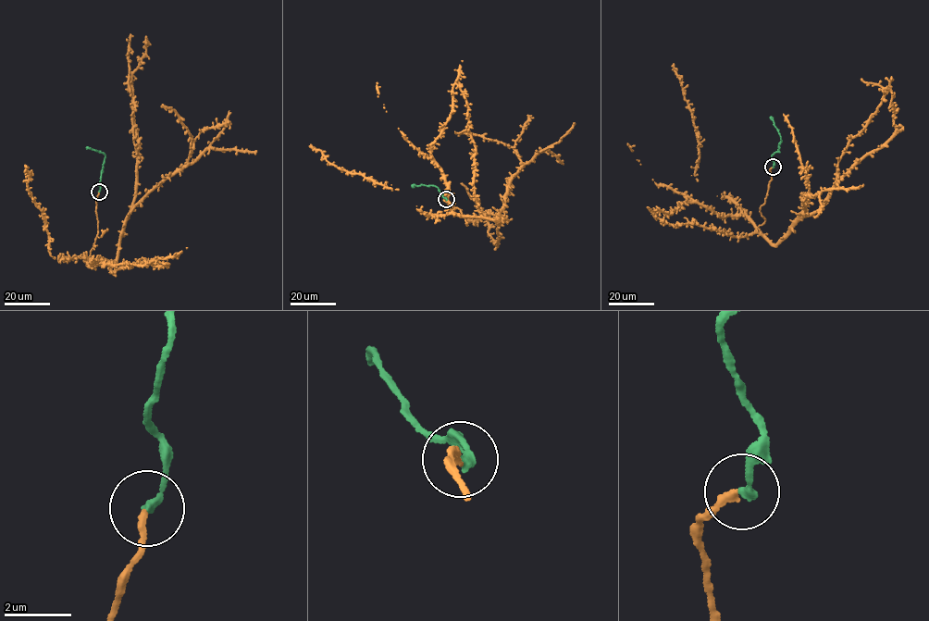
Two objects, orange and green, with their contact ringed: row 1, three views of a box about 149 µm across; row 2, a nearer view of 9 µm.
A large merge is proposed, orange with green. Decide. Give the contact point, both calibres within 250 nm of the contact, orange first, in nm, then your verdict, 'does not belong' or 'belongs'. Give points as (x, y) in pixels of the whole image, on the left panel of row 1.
(99, 192) | 220/240 nm | belongs

